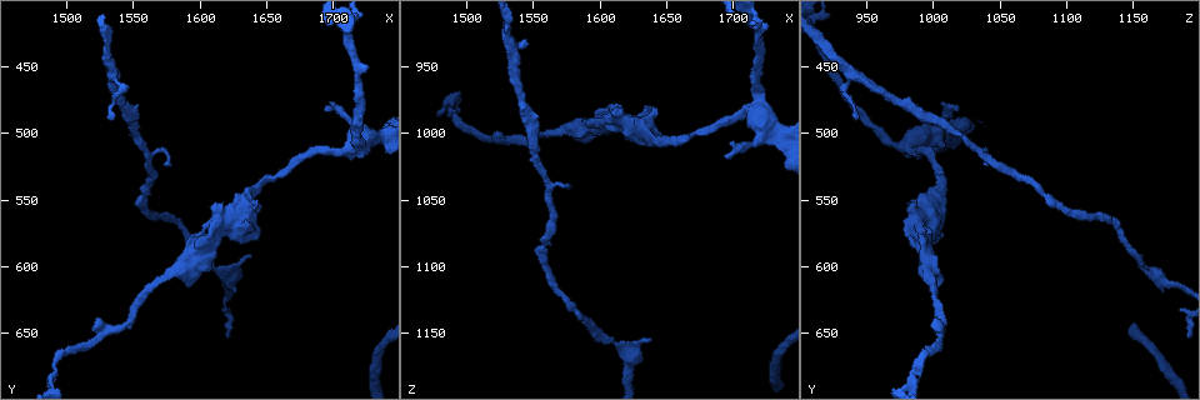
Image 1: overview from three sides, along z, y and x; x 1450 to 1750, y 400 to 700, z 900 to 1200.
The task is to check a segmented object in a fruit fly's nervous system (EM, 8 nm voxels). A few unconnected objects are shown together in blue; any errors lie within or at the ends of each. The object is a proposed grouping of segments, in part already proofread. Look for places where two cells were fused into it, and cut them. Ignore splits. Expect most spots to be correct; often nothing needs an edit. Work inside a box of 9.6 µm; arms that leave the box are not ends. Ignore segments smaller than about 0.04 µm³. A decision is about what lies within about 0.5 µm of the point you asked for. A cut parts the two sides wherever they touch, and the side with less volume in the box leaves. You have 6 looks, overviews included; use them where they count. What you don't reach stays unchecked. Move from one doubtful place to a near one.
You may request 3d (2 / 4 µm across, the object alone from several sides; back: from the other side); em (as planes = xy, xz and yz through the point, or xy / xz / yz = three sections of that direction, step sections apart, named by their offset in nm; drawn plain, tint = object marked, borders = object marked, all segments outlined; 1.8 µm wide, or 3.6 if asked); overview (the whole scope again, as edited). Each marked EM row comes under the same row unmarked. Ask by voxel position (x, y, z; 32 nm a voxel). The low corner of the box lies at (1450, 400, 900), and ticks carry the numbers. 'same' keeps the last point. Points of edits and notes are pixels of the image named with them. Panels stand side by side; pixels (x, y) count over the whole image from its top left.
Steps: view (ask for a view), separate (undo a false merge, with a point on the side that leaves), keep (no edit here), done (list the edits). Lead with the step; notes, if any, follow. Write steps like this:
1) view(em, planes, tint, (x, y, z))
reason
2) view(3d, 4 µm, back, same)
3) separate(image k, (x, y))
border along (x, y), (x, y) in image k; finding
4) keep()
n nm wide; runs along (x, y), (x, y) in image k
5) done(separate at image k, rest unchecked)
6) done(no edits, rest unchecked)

view(em, 3.6 µm, planes, tint, (1718, 510, 980))
four arms meet

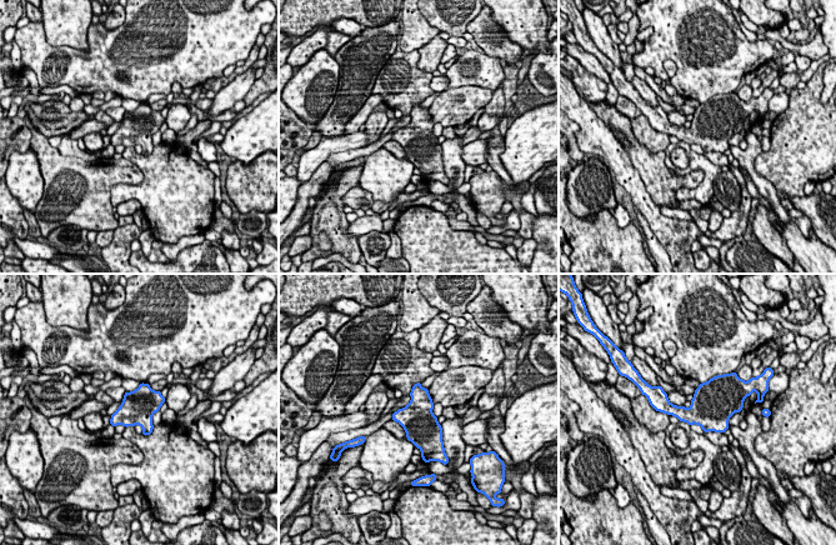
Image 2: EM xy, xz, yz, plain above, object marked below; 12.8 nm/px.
keep()
all the same cell

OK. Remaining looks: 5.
view(em, 3.6 µm, planes, tint, (1632, 558, 994))
thick turns thin

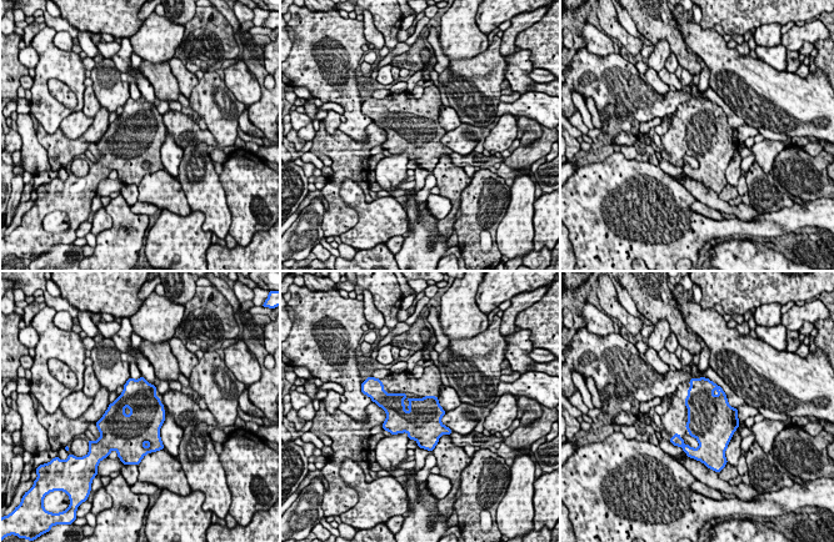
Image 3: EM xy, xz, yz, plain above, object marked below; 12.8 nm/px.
keep()
550 nm wide; continuous, no second cell

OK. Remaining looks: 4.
view(3d, 4 µm, (1560, 544, 1082))
thin neck

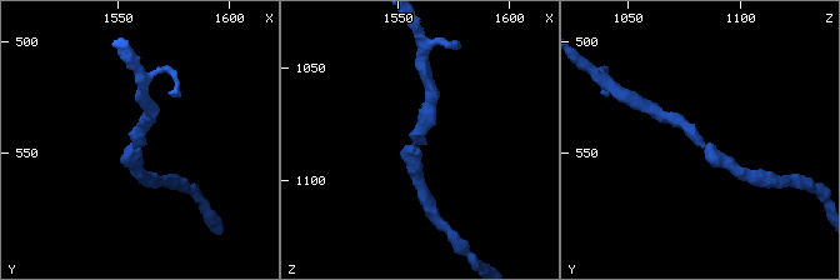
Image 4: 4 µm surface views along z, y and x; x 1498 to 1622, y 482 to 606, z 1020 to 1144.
view(em, planes, tint, (1558, 544, 1082))
shape alone is not enough

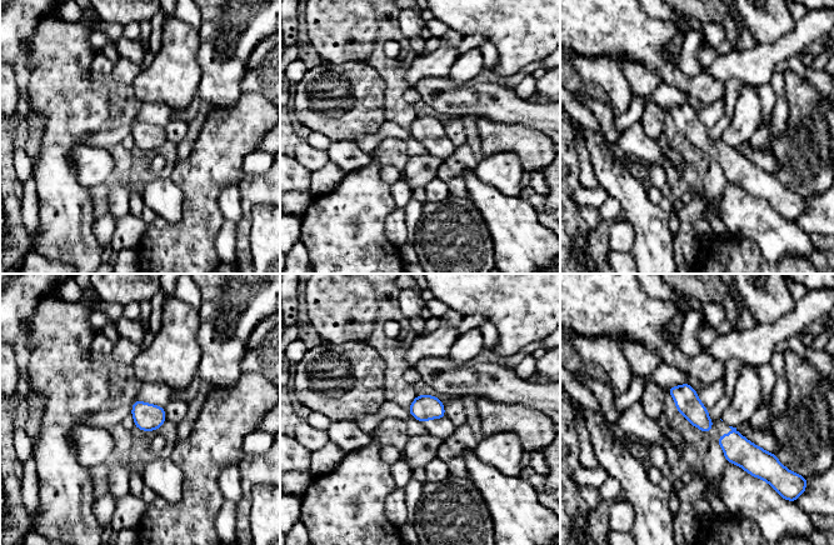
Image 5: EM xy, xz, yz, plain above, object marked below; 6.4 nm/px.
keep()
arms of 190, 190 nm; all the same cell

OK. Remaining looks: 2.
done(no edits, rest unchecked)

